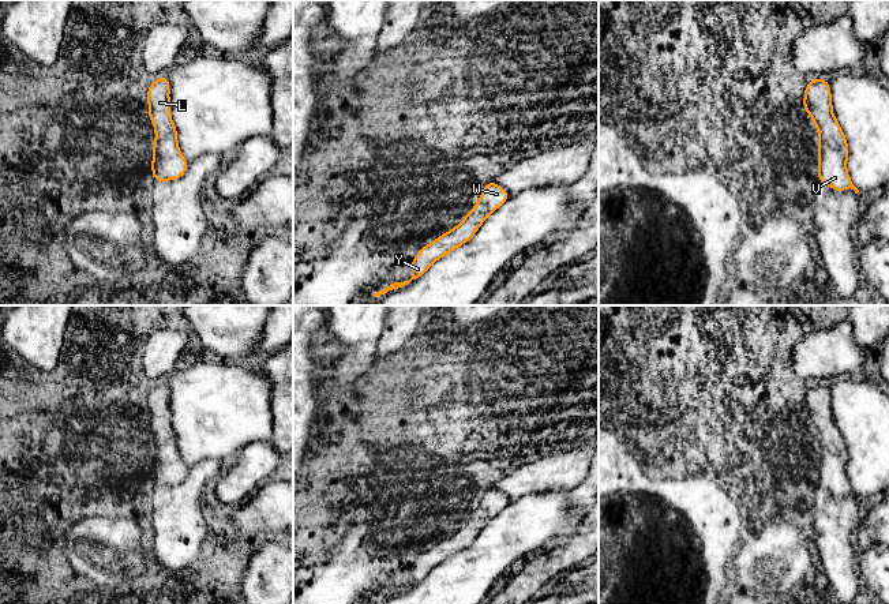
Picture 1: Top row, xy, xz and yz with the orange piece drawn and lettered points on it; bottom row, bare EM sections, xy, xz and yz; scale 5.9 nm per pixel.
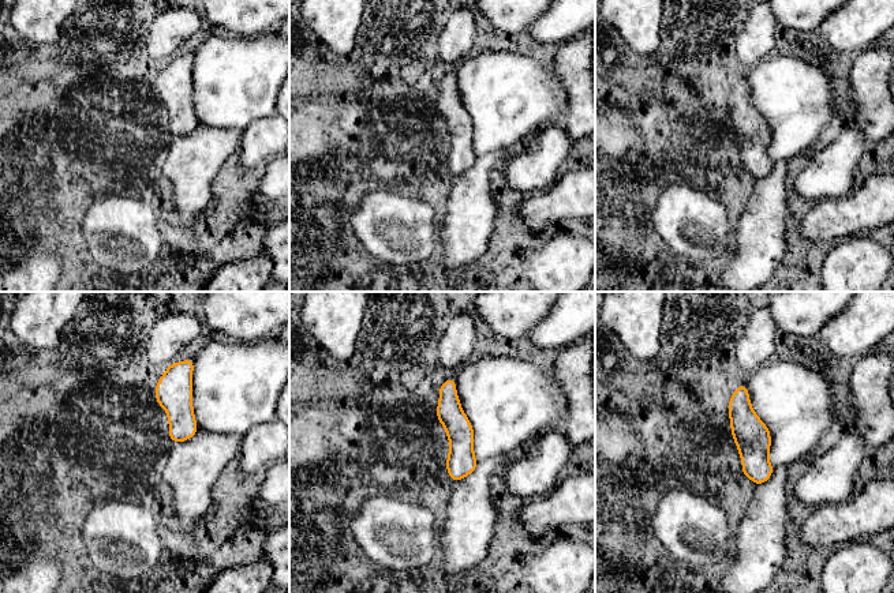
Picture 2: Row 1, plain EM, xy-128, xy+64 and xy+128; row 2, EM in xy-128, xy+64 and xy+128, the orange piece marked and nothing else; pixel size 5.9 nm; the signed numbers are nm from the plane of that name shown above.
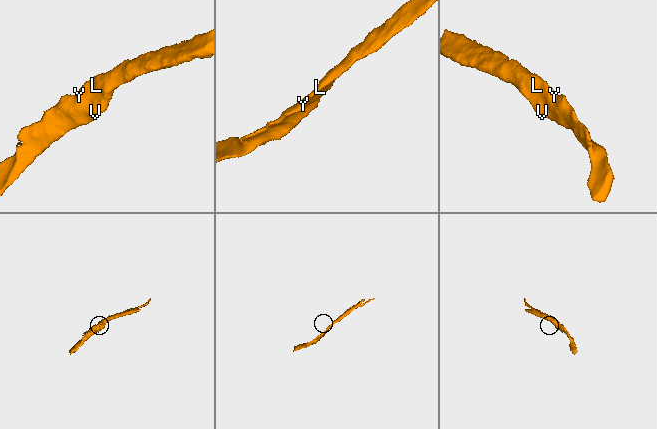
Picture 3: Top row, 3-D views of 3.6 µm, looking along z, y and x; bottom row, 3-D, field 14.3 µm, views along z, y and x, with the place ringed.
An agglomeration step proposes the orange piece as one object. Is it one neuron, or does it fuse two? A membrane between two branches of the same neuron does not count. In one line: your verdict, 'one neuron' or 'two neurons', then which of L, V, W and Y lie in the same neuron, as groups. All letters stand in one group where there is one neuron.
one neuron; L V W Y

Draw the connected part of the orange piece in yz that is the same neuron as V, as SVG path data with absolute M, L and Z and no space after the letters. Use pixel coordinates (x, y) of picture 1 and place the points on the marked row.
M813 79L804 90L803 106L819 132L818 180L834 191L859 190L847 172L848 143L832 109L832 95L828 80Z

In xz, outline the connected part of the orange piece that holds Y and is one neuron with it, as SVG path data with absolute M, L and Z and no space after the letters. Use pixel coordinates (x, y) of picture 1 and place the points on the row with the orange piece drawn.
M494 180L489 181L474 205L472 211L466 214L459 225L453 228L450 232L439 236L431 244L423 247L412 262L412 278L404 282L394 282L390 286L374 293L374 297L387 293L389 290L402 288L408 285L412 280L423 275L430 266L447 255L457 247L469 241L480 225L487 220L487 217L494 213L499 206L502 206L509 198L504 188L499 187Z

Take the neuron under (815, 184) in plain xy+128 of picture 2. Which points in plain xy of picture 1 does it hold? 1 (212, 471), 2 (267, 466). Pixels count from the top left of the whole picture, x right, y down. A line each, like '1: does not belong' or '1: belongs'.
1: does not belong
2: belongs

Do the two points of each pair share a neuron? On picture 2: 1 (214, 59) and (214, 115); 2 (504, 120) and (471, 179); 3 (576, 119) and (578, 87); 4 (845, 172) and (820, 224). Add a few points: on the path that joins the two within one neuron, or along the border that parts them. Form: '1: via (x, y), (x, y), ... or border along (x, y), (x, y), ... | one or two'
1: via (219, 72), (219, 101) | one
2: border along (508, 146), (494, 149), (479, 157) | two
3: via (578, 111), (578, 96) | one
4: border along (845, 194), (838, 198), (825, 198), (815, 202) | two

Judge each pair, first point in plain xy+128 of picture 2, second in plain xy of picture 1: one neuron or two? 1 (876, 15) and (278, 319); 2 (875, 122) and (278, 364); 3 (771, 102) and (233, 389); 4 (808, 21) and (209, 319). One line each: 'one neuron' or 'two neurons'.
1: one neuron
2: one neuron
3: one neuron
4: one neuron

